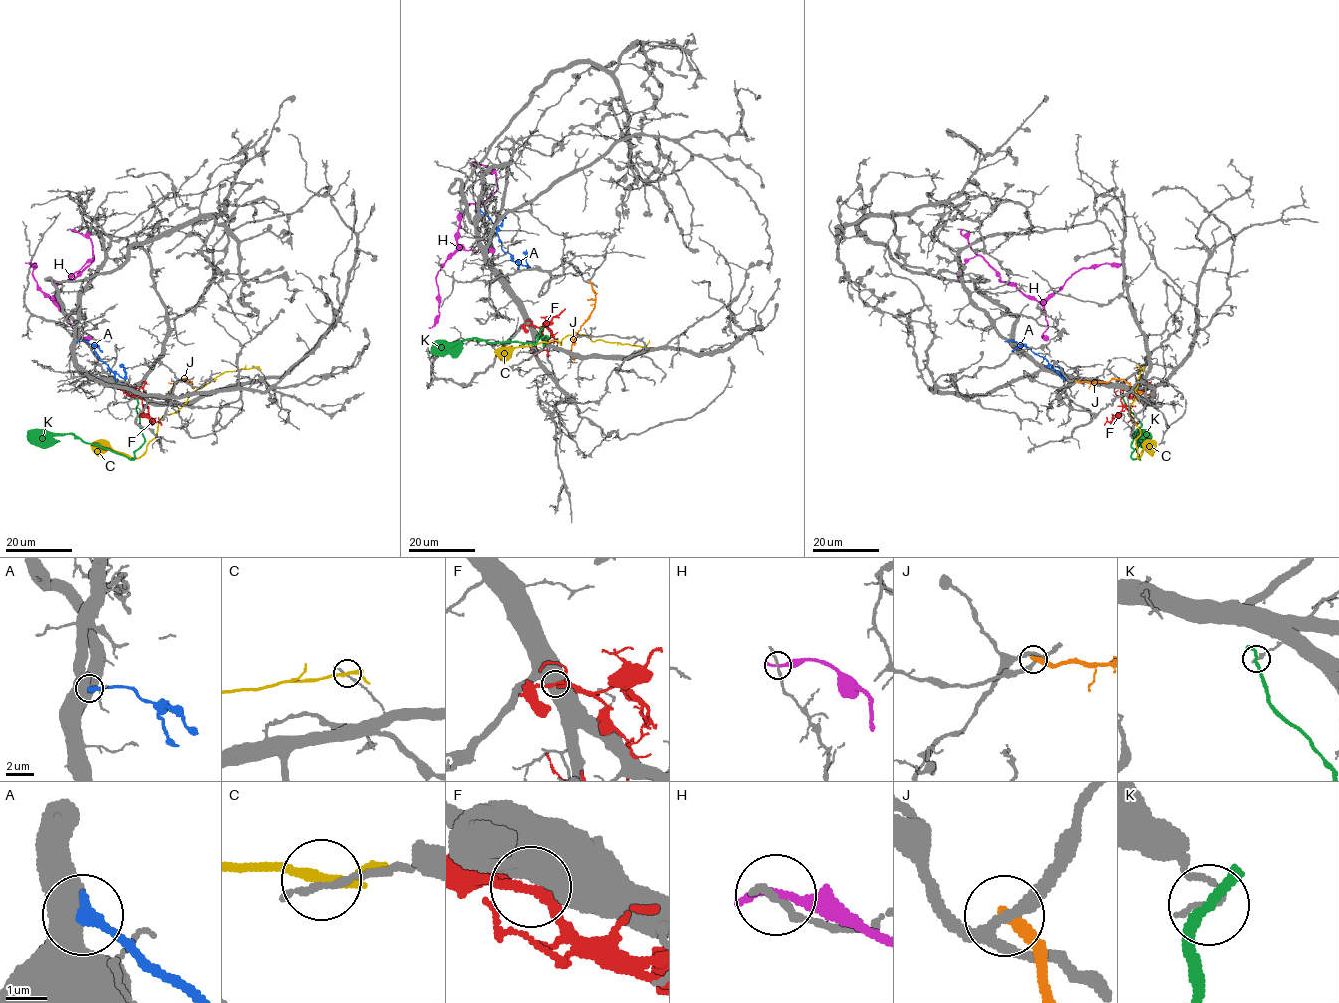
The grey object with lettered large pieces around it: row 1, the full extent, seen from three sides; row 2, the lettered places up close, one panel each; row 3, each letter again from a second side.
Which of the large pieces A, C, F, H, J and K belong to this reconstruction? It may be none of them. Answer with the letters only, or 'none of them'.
none of them

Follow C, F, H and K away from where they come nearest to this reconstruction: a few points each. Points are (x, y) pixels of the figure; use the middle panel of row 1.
C: (659, 348), (593, 341), (587, 335), (569, 335), (561, 344), (551, 340), (519, 346), (498, 357)
F: (529, 325), (541, 330), (547, 348), (535, 350), (528, 342)
H: (473, 166), (493, 172), (497, 189), (460, 219), (456, 251), (436, 278), (439, 317), (428, 327)
K: (543, 327), (543, 345), (548, 337), (543, 336), (535, 342), (466, 338), (444, 352), (430, 352)

